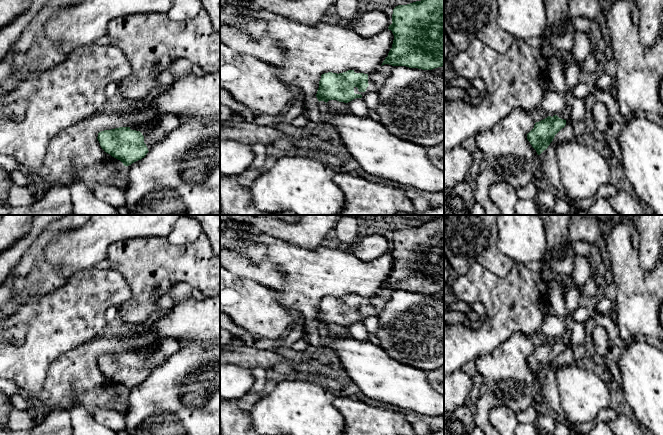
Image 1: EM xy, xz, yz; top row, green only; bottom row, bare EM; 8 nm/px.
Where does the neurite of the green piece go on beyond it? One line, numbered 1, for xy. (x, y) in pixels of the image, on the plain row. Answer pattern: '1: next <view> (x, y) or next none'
1: next xy (166, 347)

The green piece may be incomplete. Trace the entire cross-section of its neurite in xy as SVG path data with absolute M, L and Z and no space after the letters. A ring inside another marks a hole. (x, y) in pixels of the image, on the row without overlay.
M173 338L157 341L156 350L147 355L144 351L119 351L98 357L101 372L124 390L141 384L150 373L164 360L182 348L182 343Z

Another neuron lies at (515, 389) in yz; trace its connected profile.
M518 332L510 336L489 354L476 360L478 373L483 377L483 384L480 389L479 399L475 403L474 420L476 426L485 435L499 435L489 421L489 412L492 408L507 406L517 413L532 405L538 378L528 365L527 358L534 352L534 349L535 346L530 337Z

